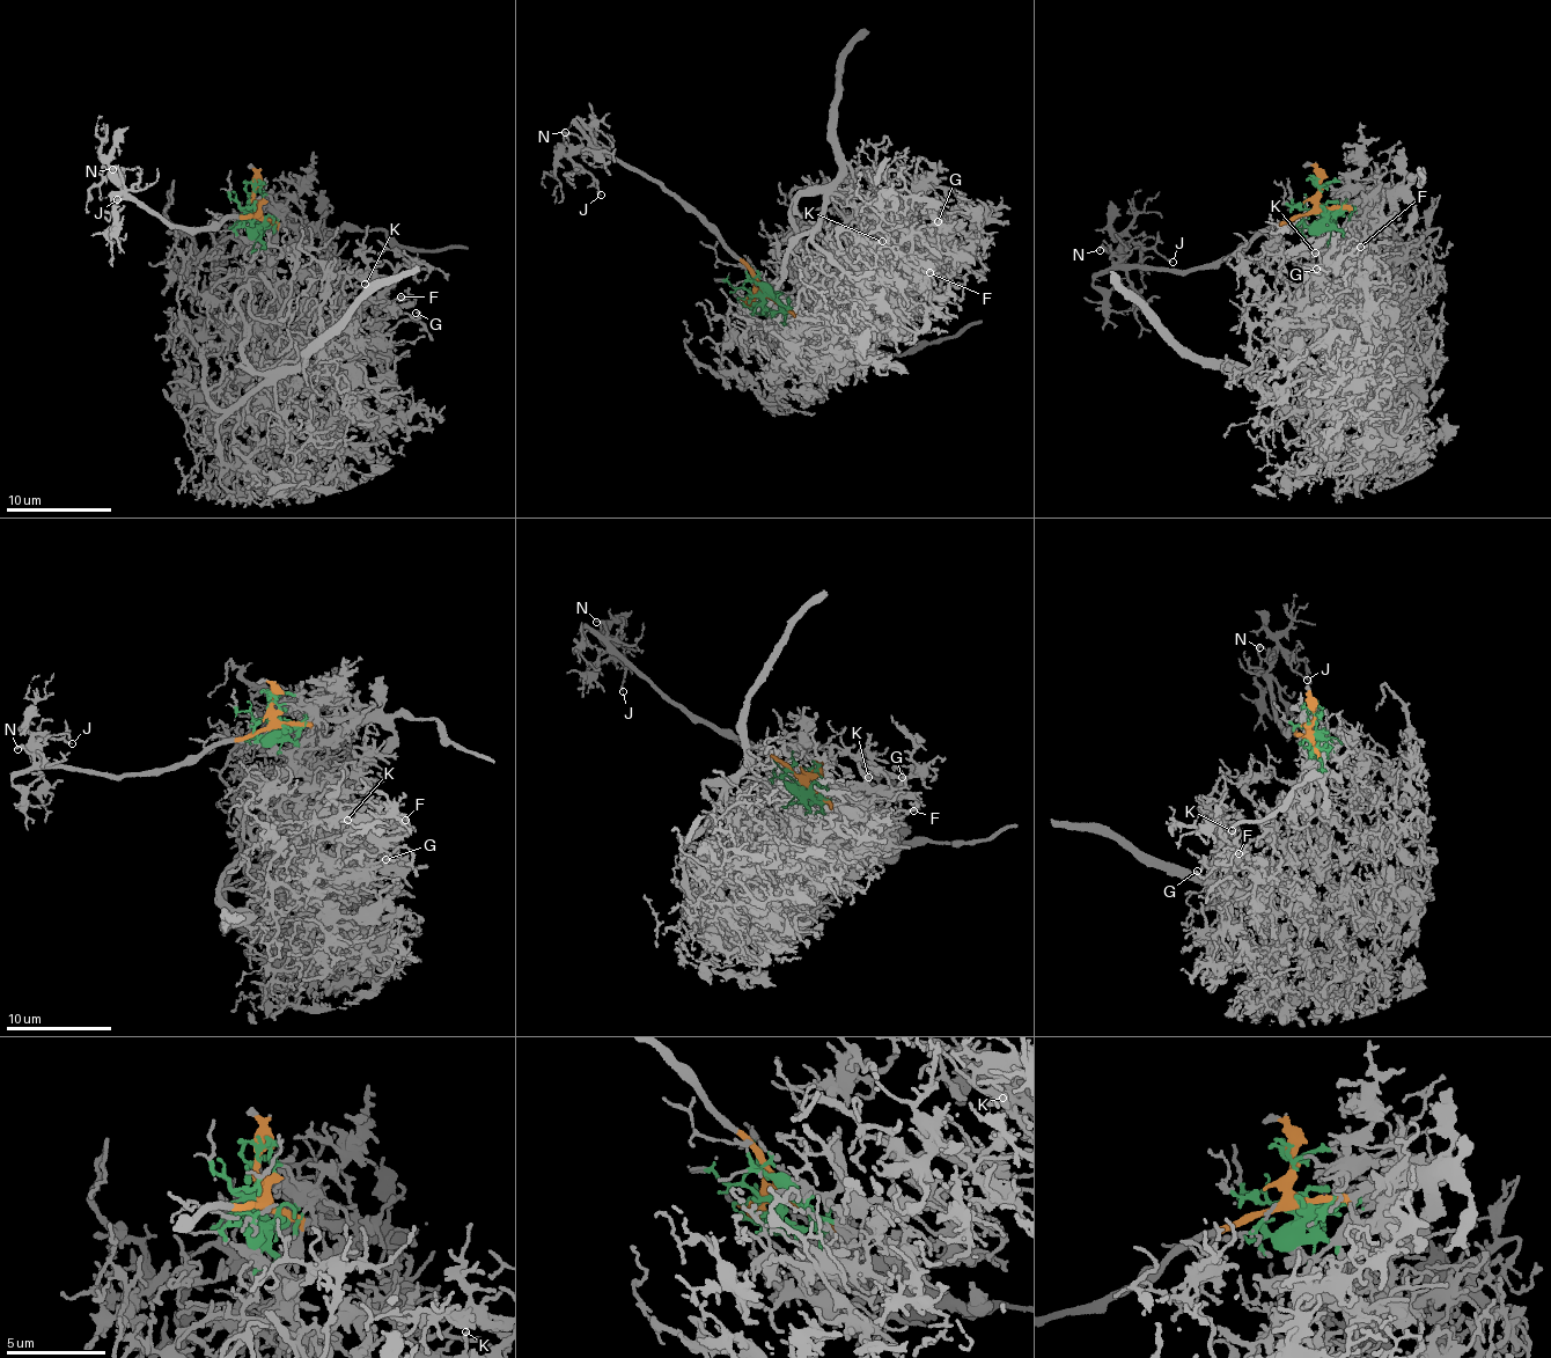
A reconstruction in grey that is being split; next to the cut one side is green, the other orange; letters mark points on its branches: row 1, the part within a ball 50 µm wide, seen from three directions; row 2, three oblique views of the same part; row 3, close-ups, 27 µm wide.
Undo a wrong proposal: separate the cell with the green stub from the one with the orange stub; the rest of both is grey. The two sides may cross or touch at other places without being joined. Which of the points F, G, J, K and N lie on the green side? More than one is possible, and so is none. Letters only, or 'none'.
F, G, K

